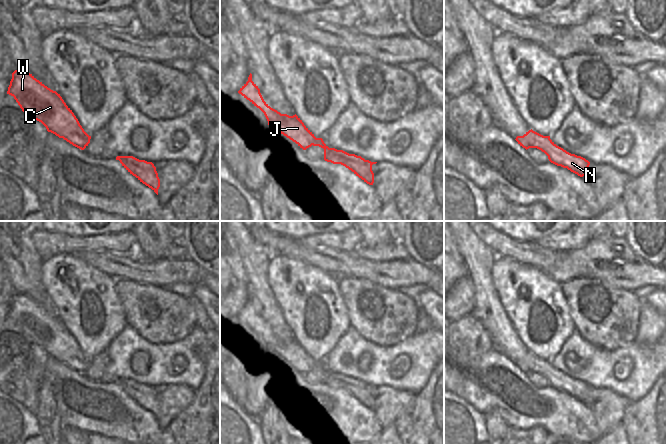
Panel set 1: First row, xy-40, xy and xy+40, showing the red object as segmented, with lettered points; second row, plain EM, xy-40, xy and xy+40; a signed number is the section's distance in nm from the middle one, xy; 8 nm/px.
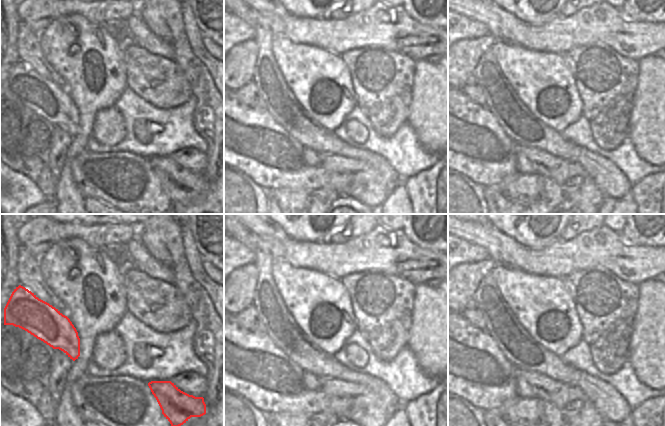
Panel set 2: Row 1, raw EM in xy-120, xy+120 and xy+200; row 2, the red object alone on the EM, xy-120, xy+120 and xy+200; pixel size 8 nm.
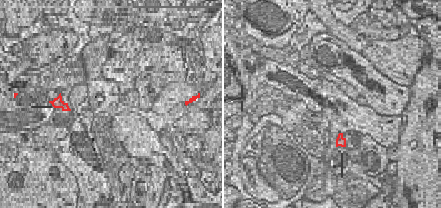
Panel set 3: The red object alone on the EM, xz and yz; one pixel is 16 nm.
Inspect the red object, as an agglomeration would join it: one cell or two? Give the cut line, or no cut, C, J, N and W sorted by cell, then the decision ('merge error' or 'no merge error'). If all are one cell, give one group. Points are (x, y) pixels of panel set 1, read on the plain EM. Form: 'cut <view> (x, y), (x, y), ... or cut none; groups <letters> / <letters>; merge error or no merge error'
cut none; groups C J N W; no merge error

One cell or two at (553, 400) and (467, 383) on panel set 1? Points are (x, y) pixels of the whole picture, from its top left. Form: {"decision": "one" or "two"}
{"decision": "one"}

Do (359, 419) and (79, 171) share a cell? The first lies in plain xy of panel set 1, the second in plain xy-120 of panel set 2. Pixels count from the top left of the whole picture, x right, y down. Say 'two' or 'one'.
one

